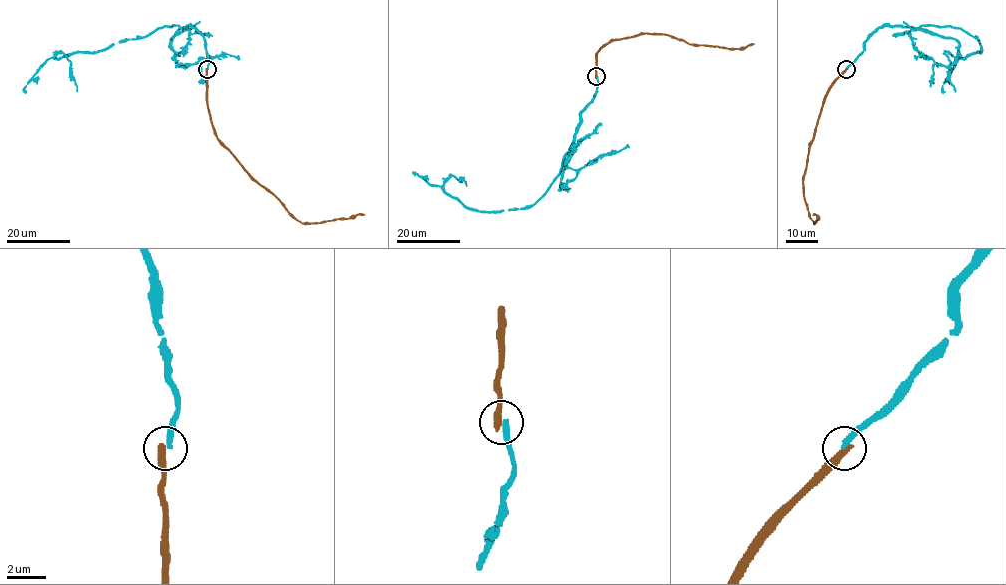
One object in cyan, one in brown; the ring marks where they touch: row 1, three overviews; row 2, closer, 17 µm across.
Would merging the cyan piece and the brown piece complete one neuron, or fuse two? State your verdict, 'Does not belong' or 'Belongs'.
Does not belong

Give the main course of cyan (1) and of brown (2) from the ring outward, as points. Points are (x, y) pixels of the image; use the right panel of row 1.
1: (846, 69), (884, 25), (960, 28), (978, 39), (981, 51), (963, 58), (945, 53), (955, 91)
2: (846, 69), (826, 95), (809, 147), (803, 188), (809, 216), (814, 223), (818, 218), (813, 214)

